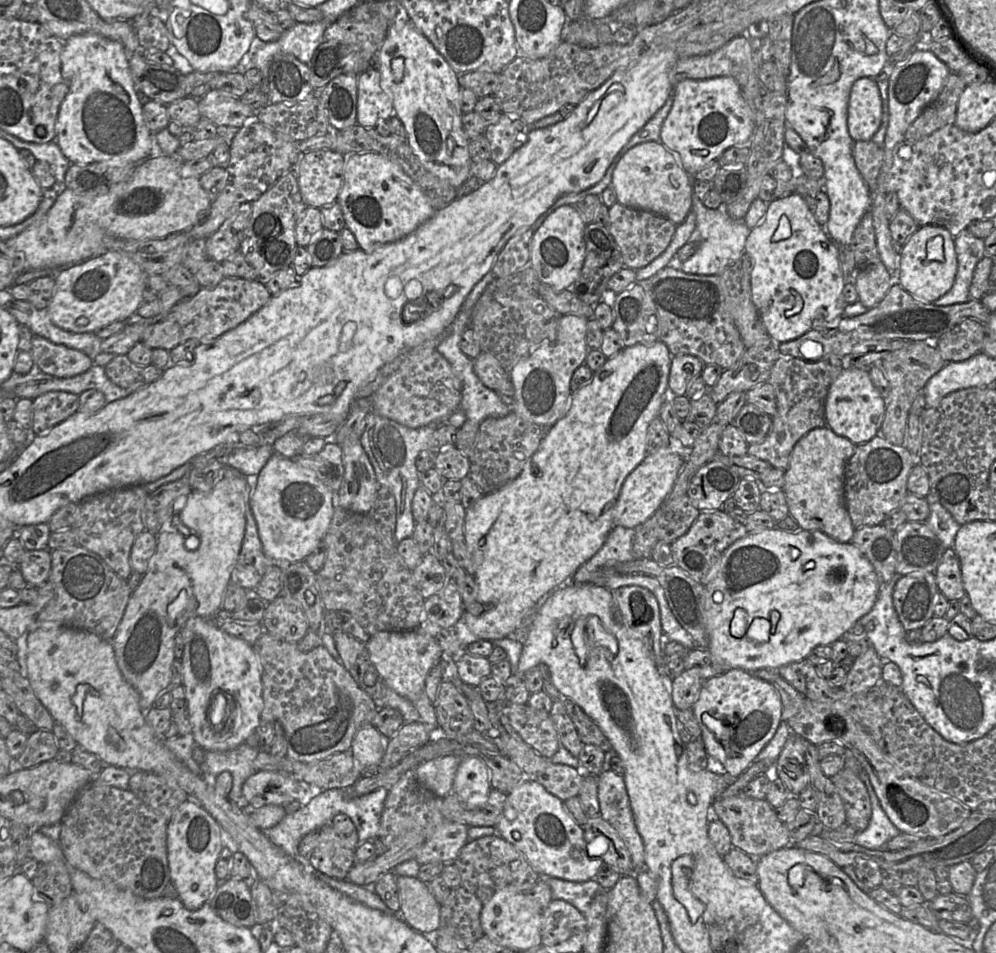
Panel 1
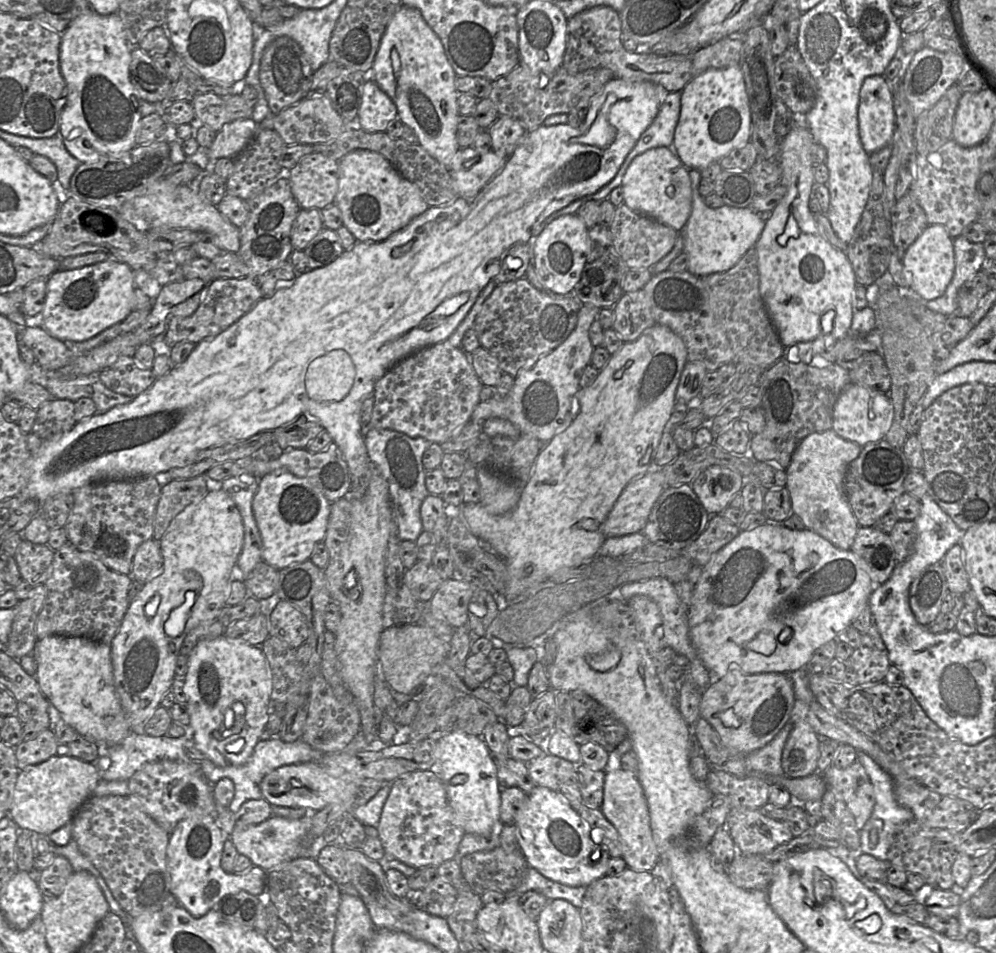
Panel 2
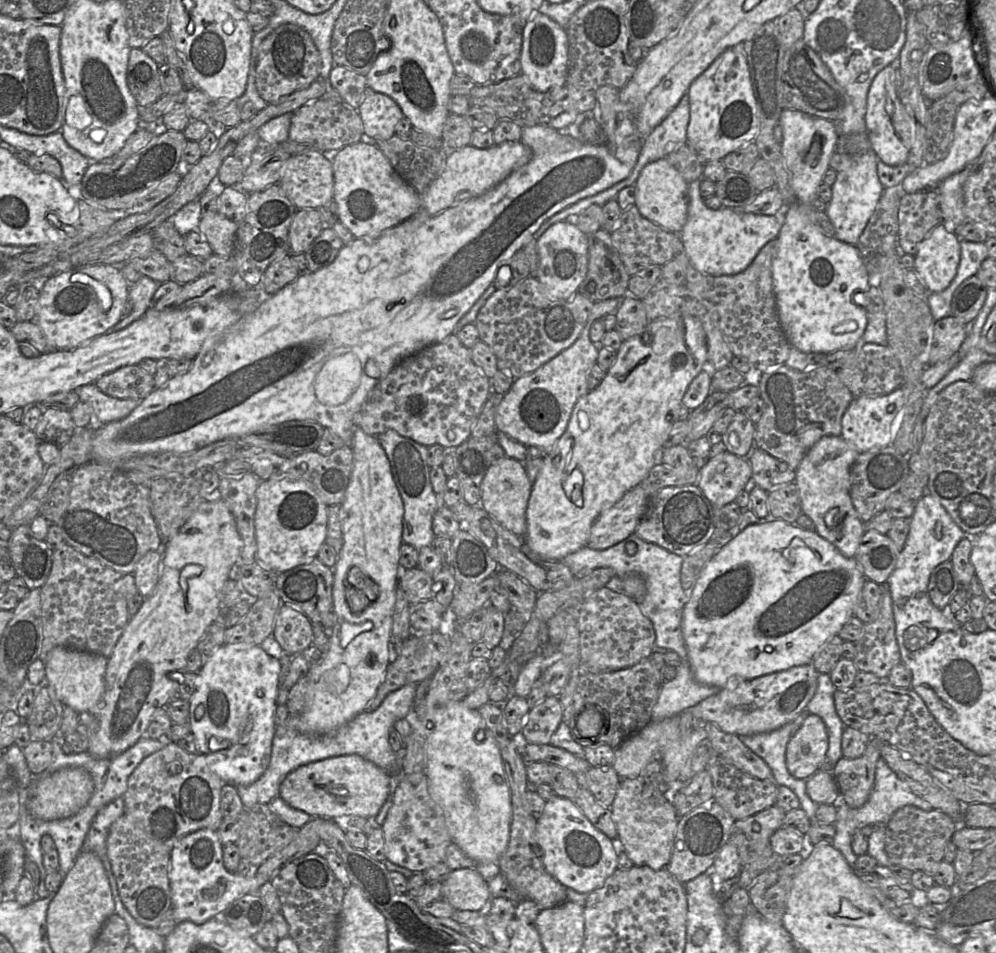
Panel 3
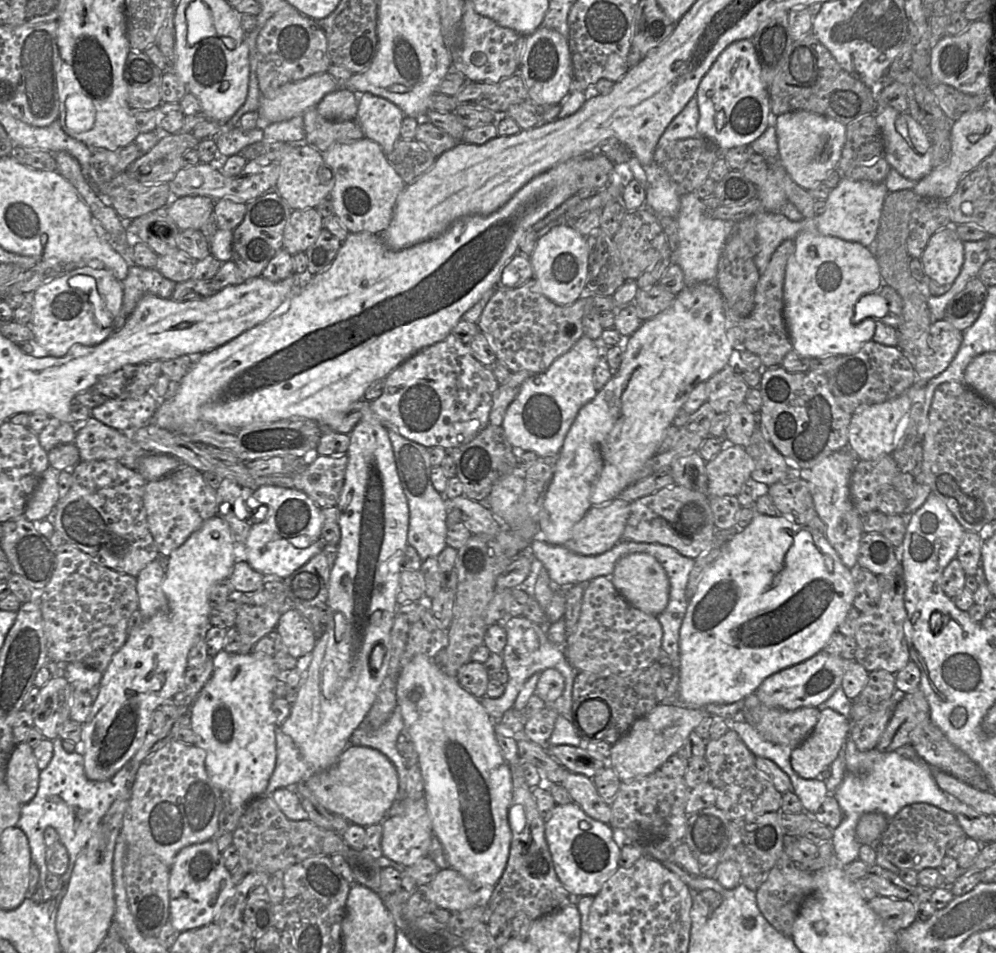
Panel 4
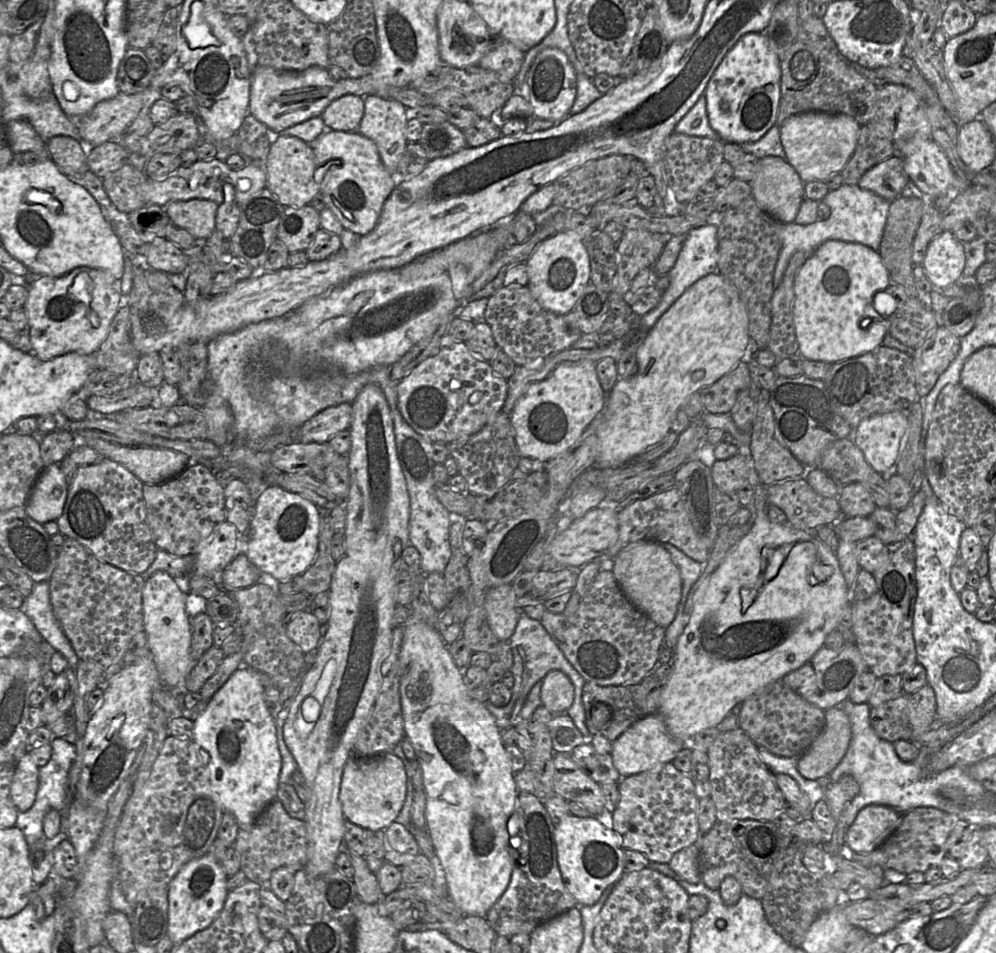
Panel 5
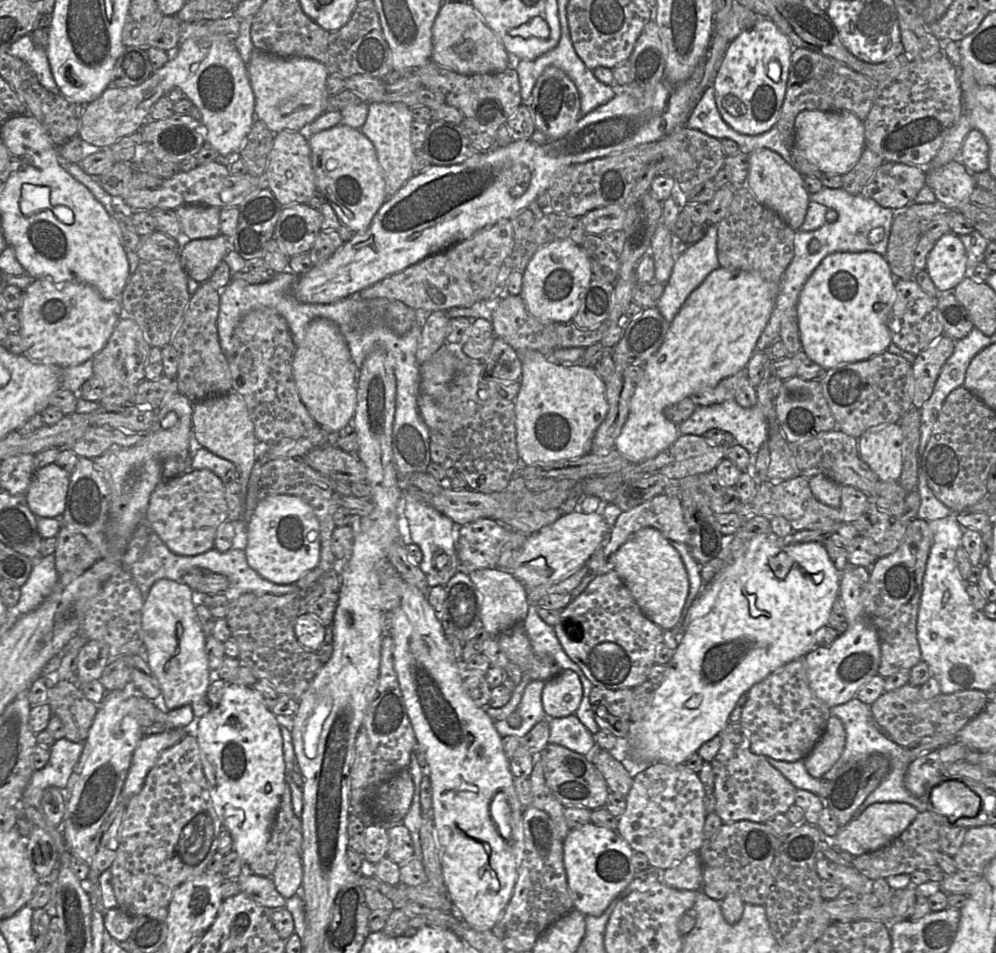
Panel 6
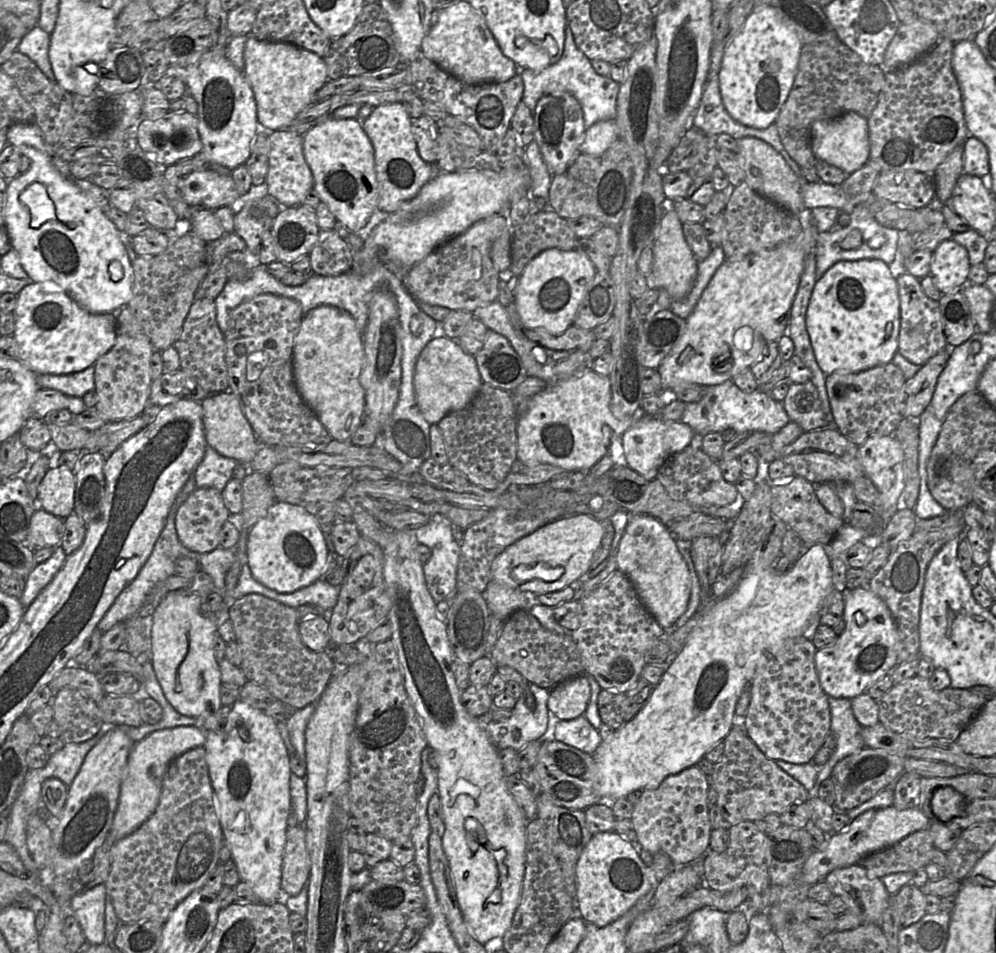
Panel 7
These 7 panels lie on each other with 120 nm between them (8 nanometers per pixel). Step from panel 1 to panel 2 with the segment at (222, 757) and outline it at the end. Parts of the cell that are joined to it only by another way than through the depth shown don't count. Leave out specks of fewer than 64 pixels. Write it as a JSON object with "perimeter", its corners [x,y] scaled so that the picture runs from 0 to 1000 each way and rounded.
{"perimeter":[[[281,774],[272,776],[261,776],[255,784],[254,790],[249,799],[240,804],[220,804],[215,802],[208,795],[205,795],[200,800],[200,805],[205,815],[212,822],[216,823],[222,816],[230,816],[235,822],[235,836],[230,845],[230,850],[236,853],[240,850],[241,846],[249,839],[264,838],[261,829],[261,822],[266,813],[272,809],[286,803],[306,801],[306,800],[318,800],[325,793],[320,787],[313,785],[310,781],[305,779],[302,774],[295,779],[288,780]]]}

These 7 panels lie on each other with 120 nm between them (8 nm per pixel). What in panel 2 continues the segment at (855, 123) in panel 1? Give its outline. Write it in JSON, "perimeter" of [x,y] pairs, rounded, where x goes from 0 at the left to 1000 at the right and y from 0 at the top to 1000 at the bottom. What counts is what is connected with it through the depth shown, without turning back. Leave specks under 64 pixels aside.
{"perimeter":[[[886,79],[870,81],[862,99],[861,129],[863,147],[871,162],[895,152],[899,125],[897,102],[890,84]]]}

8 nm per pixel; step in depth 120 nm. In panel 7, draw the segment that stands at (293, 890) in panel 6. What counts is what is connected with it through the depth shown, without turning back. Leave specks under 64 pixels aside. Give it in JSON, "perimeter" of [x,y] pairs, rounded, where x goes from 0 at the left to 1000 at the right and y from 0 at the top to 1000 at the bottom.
{"perimeter":[[[304,866],[289,868],[284,895],[282,933],[285,940],[296,940],[307,932],[312,903]]]}

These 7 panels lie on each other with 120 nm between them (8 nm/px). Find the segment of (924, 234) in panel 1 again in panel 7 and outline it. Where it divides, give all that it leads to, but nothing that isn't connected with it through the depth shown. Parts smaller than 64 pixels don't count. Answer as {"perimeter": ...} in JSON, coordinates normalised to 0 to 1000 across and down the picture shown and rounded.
{"perimeter":[[[957,251],[946,253],[937,263],[934,289],[946,308],[957,308],[973,297],[974,282],[971,261]]]}

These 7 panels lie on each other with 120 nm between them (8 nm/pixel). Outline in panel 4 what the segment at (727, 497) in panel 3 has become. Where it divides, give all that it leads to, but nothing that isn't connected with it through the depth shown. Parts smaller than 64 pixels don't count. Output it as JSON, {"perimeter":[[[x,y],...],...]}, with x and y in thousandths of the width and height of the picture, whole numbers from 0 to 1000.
{"perimeter":[[[732,469],[709,485],[711,518],[713,520],[740,520],[756,495],[756,482],[748,470]]]}

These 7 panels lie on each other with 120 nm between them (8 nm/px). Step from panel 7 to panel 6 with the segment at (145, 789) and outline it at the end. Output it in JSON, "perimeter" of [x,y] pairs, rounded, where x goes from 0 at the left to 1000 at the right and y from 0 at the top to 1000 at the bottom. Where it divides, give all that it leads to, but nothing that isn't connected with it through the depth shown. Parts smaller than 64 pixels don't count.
{"perimeter":[[[183,764],[168,765],[162,769],[145,772],[137,784],[132,803],[121,830],[121,841],[129,841],[144,827],[148,812],[160,792],[179,780],[187,769]]]}

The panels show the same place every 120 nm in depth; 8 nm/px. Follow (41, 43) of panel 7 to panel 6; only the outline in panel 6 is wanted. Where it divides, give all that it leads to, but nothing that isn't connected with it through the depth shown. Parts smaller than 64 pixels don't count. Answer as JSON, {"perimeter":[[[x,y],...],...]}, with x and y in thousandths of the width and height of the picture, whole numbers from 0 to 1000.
{"perimeter":[[[27,36],[16,42],[10,48],[8,57],[27,66],[44,92],[52,98],[61,99],[51,76],[46,50],[37,47],[31,37]]]}

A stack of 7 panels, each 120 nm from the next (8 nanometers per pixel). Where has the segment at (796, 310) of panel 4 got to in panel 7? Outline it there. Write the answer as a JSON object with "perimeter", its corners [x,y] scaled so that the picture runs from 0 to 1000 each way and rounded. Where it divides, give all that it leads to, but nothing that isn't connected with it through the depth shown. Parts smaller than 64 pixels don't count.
{"perimeter":[[[864,272],[859,274],[842,274],[834,279],[826,290],[818,297],[809,328],[809,344],[813,359],[822,385],[829,393],[860,391],[872,388],[880,384],[896,380],[898,373],[902,369],[902,355],[904,348],[904,315],[901,298],[902,292],[896,278],[892,278],[883,272]]]}

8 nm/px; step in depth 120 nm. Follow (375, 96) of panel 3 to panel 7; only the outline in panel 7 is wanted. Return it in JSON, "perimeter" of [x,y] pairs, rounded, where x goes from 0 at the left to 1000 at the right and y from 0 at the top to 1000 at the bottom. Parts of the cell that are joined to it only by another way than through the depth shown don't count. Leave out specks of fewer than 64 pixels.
{"perimeter":[[[386,108],[374,113],[363,128],[363,133],[376,155],[377,178],[380,191],[379,219],[395,224],[416,208],[423,197],[440,182],[422,165],[414,140],[413,123],[404,108]]]}

